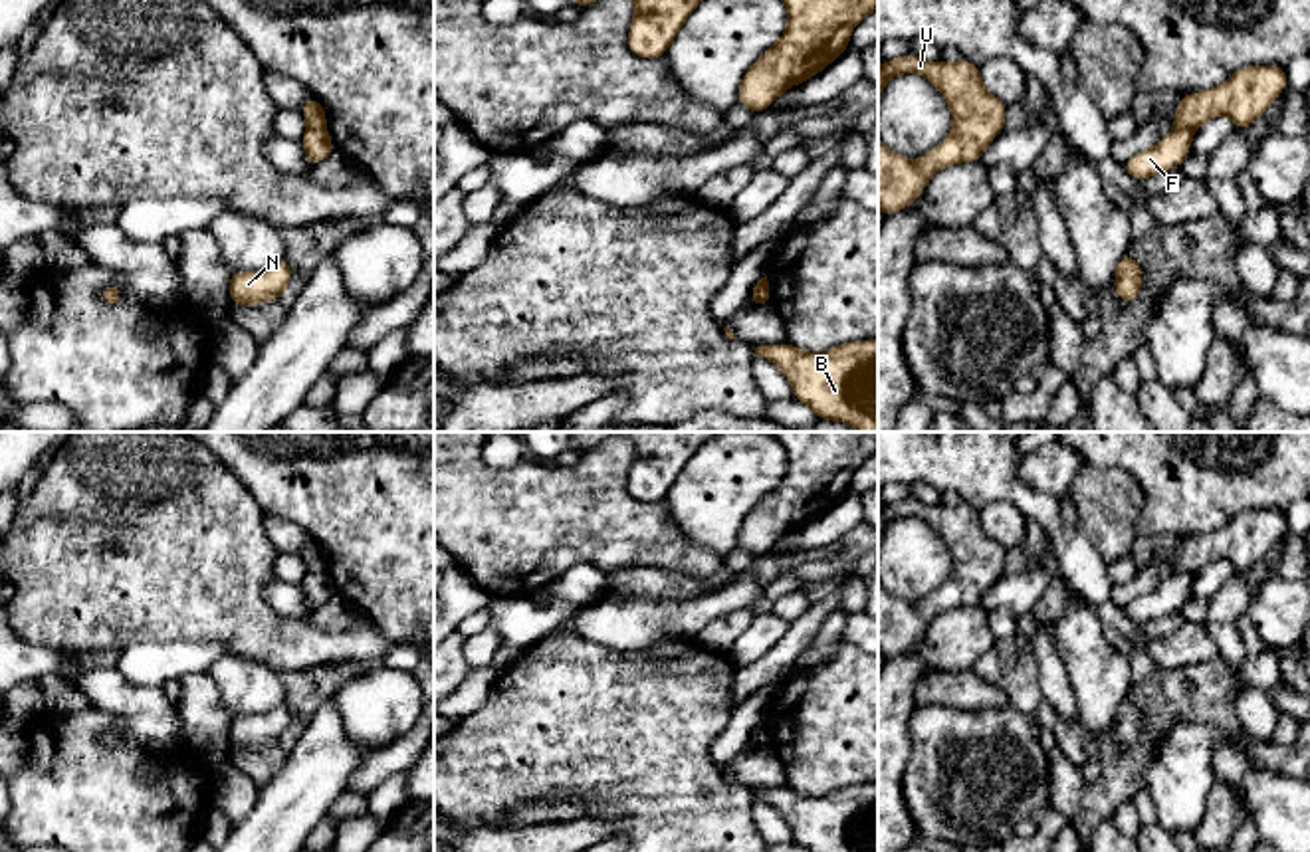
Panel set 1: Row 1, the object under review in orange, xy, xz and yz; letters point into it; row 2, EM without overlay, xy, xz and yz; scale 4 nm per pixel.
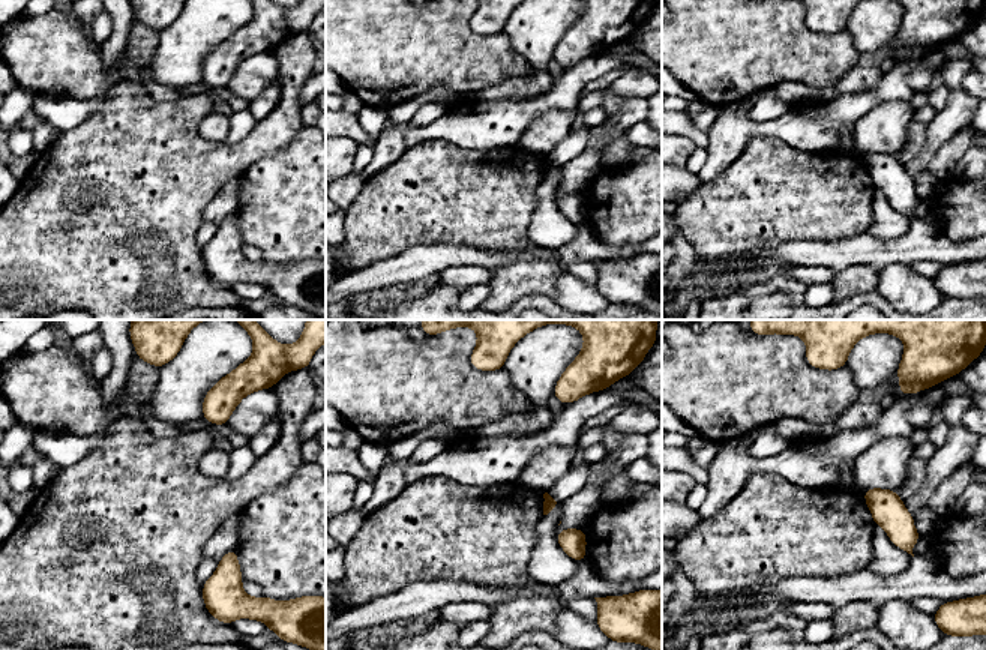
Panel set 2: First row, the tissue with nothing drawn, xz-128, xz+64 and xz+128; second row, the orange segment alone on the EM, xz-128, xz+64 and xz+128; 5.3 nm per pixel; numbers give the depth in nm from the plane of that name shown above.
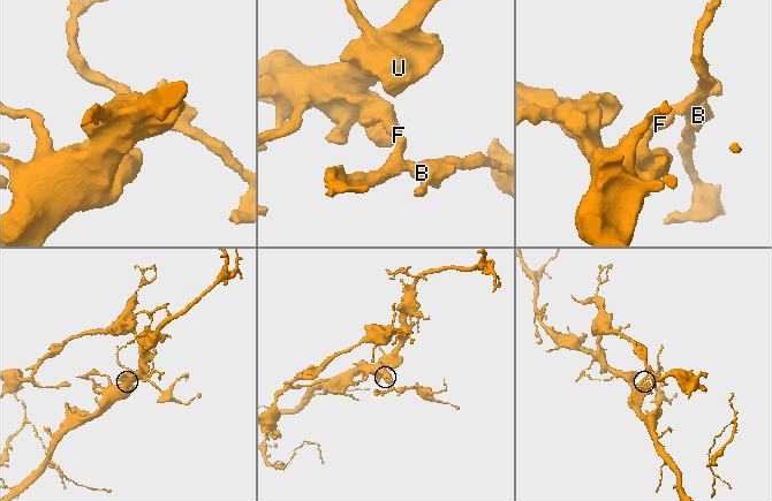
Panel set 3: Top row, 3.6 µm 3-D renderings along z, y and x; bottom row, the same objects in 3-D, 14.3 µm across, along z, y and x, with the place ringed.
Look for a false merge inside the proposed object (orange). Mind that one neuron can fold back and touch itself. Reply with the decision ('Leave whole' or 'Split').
Split

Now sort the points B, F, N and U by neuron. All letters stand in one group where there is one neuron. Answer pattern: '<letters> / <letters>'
B / F N U

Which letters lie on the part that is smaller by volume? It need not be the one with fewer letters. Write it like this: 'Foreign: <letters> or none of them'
Foreign: B

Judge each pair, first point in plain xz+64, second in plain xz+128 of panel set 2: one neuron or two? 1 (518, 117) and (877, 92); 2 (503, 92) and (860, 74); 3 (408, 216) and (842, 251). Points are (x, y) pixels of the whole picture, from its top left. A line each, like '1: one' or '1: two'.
1: one
2: one
3: two

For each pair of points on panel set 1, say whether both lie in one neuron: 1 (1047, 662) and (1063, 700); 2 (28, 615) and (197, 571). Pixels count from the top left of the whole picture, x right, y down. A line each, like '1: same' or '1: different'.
1: same
2: same

